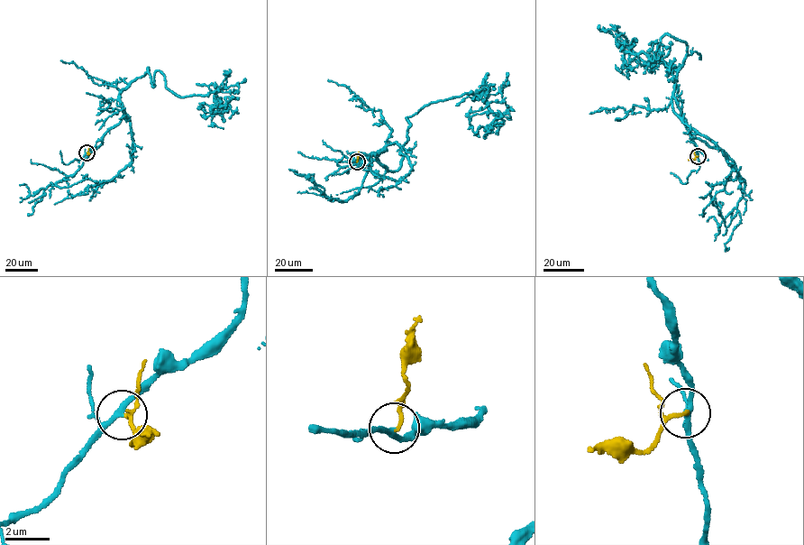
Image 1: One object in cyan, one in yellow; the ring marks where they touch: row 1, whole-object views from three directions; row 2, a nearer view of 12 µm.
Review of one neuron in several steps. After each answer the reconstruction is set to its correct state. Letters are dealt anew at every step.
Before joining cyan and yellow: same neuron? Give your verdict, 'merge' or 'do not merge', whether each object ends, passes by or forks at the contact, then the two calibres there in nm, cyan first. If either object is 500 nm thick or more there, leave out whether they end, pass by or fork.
merge; cyan forks there; yellow passes by; 190 nm thick on the cyan side, 120 nm on the other

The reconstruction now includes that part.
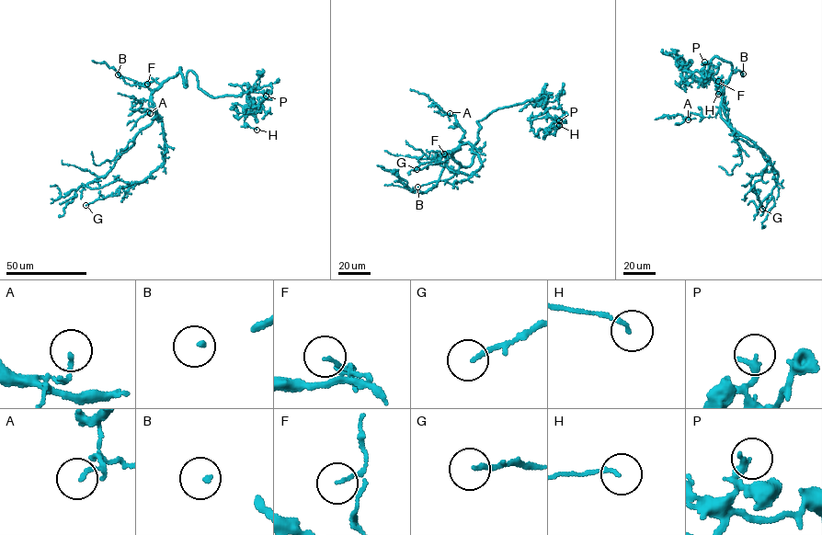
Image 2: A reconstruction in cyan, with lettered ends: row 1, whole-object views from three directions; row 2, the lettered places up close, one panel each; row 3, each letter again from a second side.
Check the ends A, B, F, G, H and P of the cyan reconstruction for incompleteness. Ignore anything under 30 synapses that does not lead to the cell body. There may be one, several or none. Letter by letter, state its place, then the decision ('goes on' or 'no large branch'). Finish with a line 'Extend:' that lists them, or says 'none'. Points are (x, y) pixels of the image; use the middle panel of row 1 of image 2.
A: at (450, 113); no large branch
B: at (417, 187); goes on
F: at (444, 153); no large branch
G: at (416, 169); no large branch
H: at (559, 125); no large branch
P: at (559, 120); no large branch
Extend: B

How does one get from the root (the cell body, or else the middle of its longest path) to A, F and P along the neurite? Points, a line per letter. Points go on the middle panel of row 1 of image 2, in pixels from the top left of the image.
A: (467, 166), (460, 165), (452, 155), (462, 142), (461, 140), (464, 131), (454, 114), (449, 115), (450, 113)
F: (467, 166), (460, 165), (444, 153)
P: (467, 166), (480, 129), (476, 121), (489, 113), (532, 100), (553, 120), (559, 120)

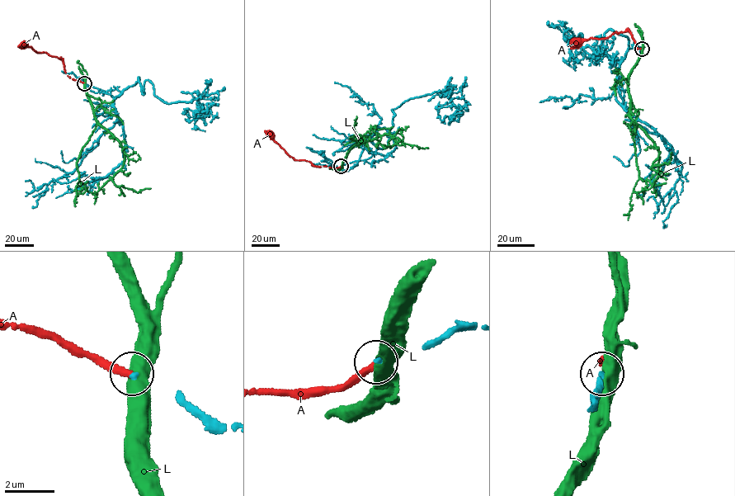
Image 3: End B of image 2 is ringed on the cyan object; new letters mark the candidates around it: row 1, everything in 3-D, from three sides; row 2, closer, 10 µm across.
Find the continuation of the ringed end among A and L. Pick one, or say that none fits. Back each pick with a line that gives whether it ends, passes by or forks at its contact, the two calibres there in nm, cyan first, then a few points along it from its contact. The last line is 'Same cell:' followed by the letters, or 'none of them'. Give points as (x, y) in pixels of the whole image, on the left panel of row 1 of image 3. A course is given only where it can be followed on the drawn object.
A: it ends; calibres 110 and 240 nm; course (84, 83), (68, 77), (62, 59), (45, 53), (38, 52), (24, 44)
Same cell: A

